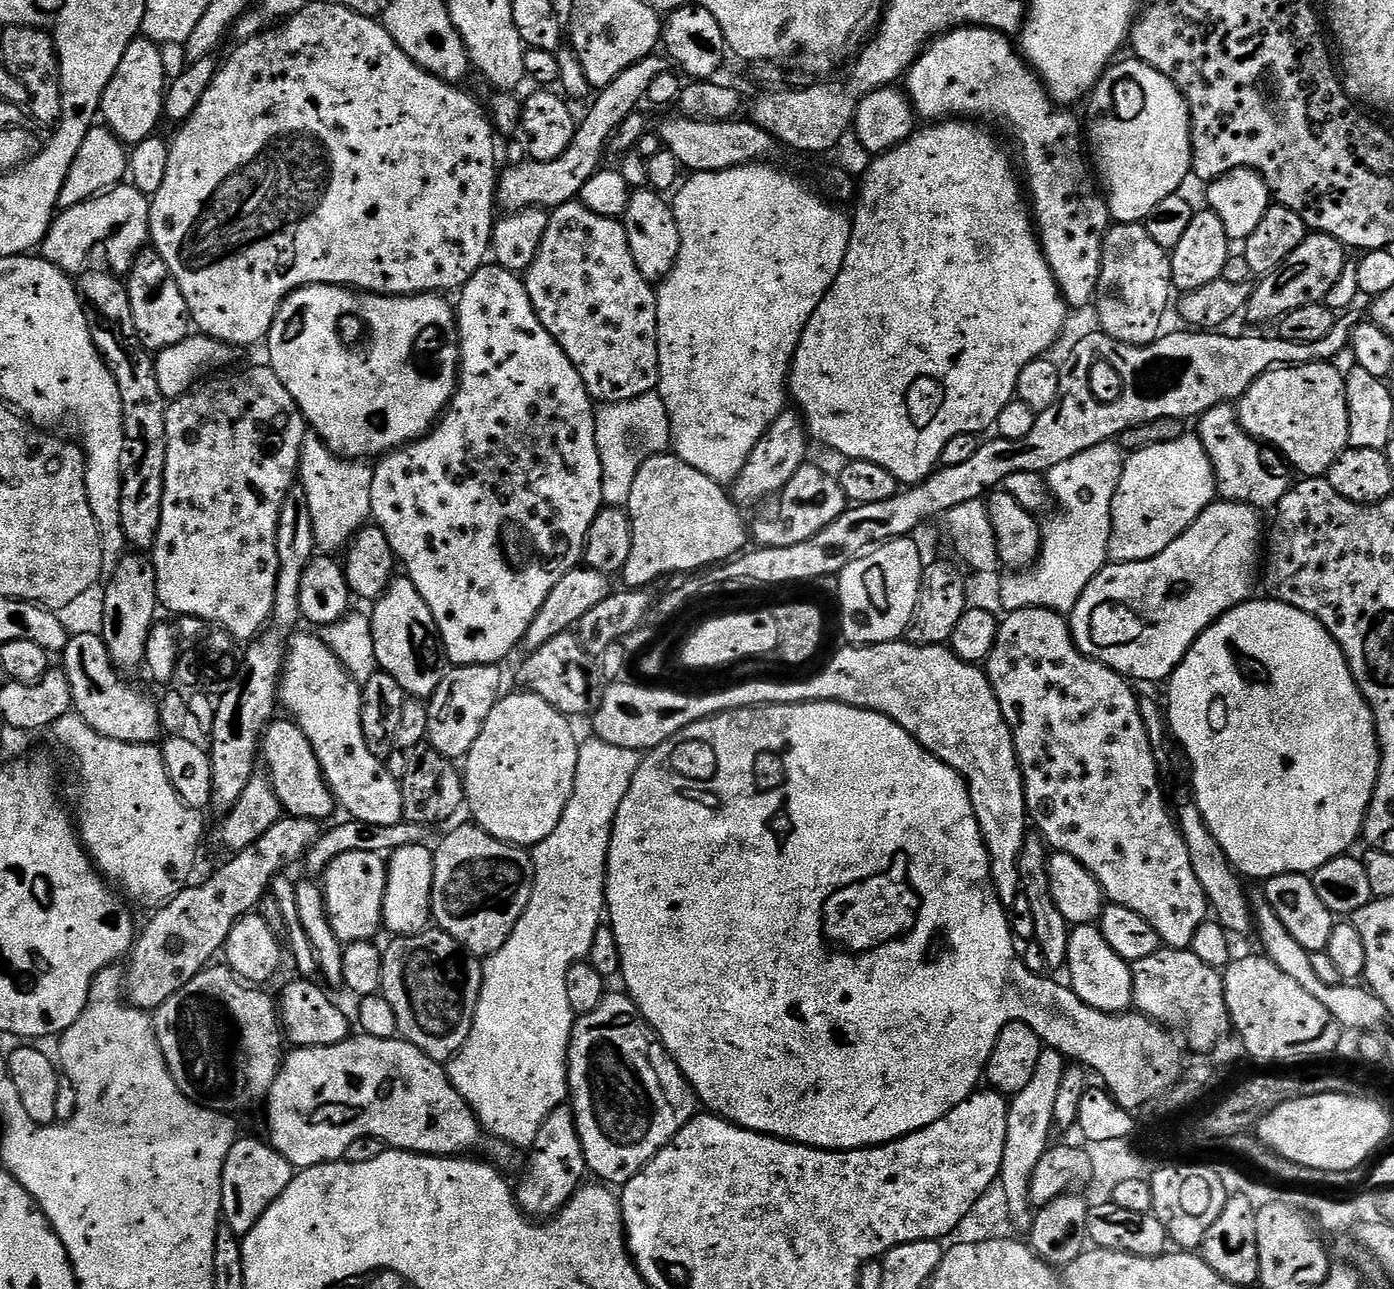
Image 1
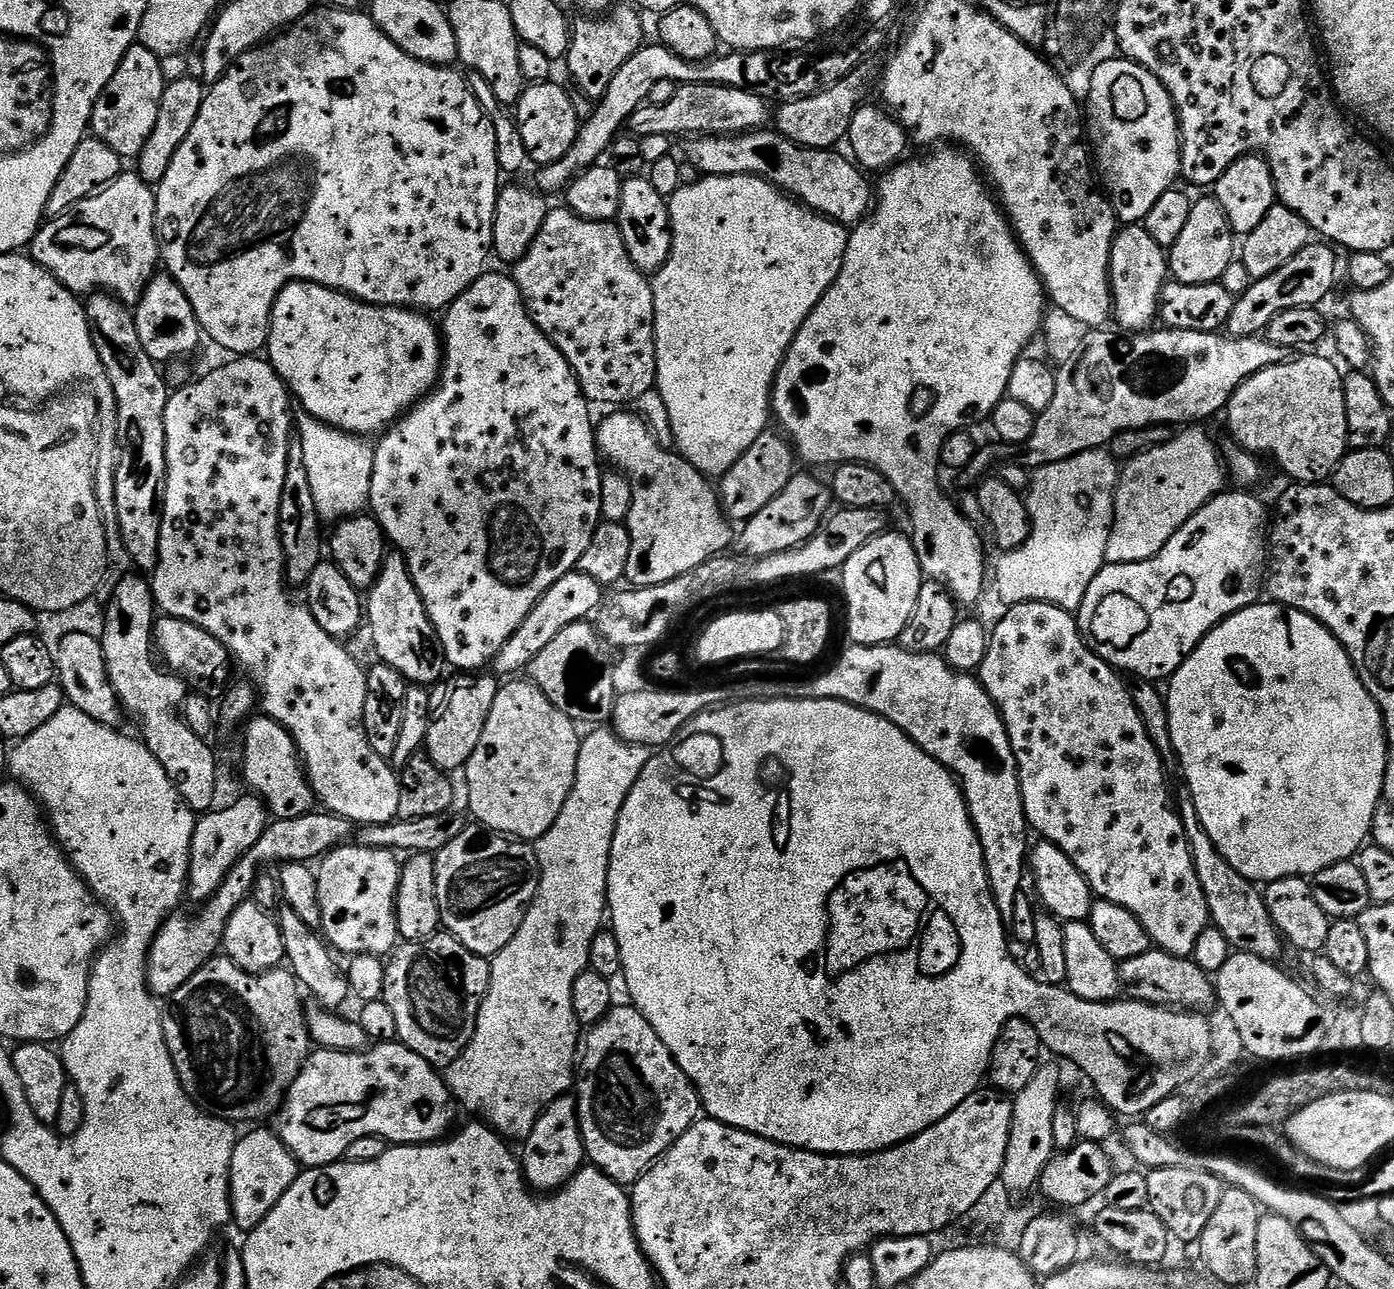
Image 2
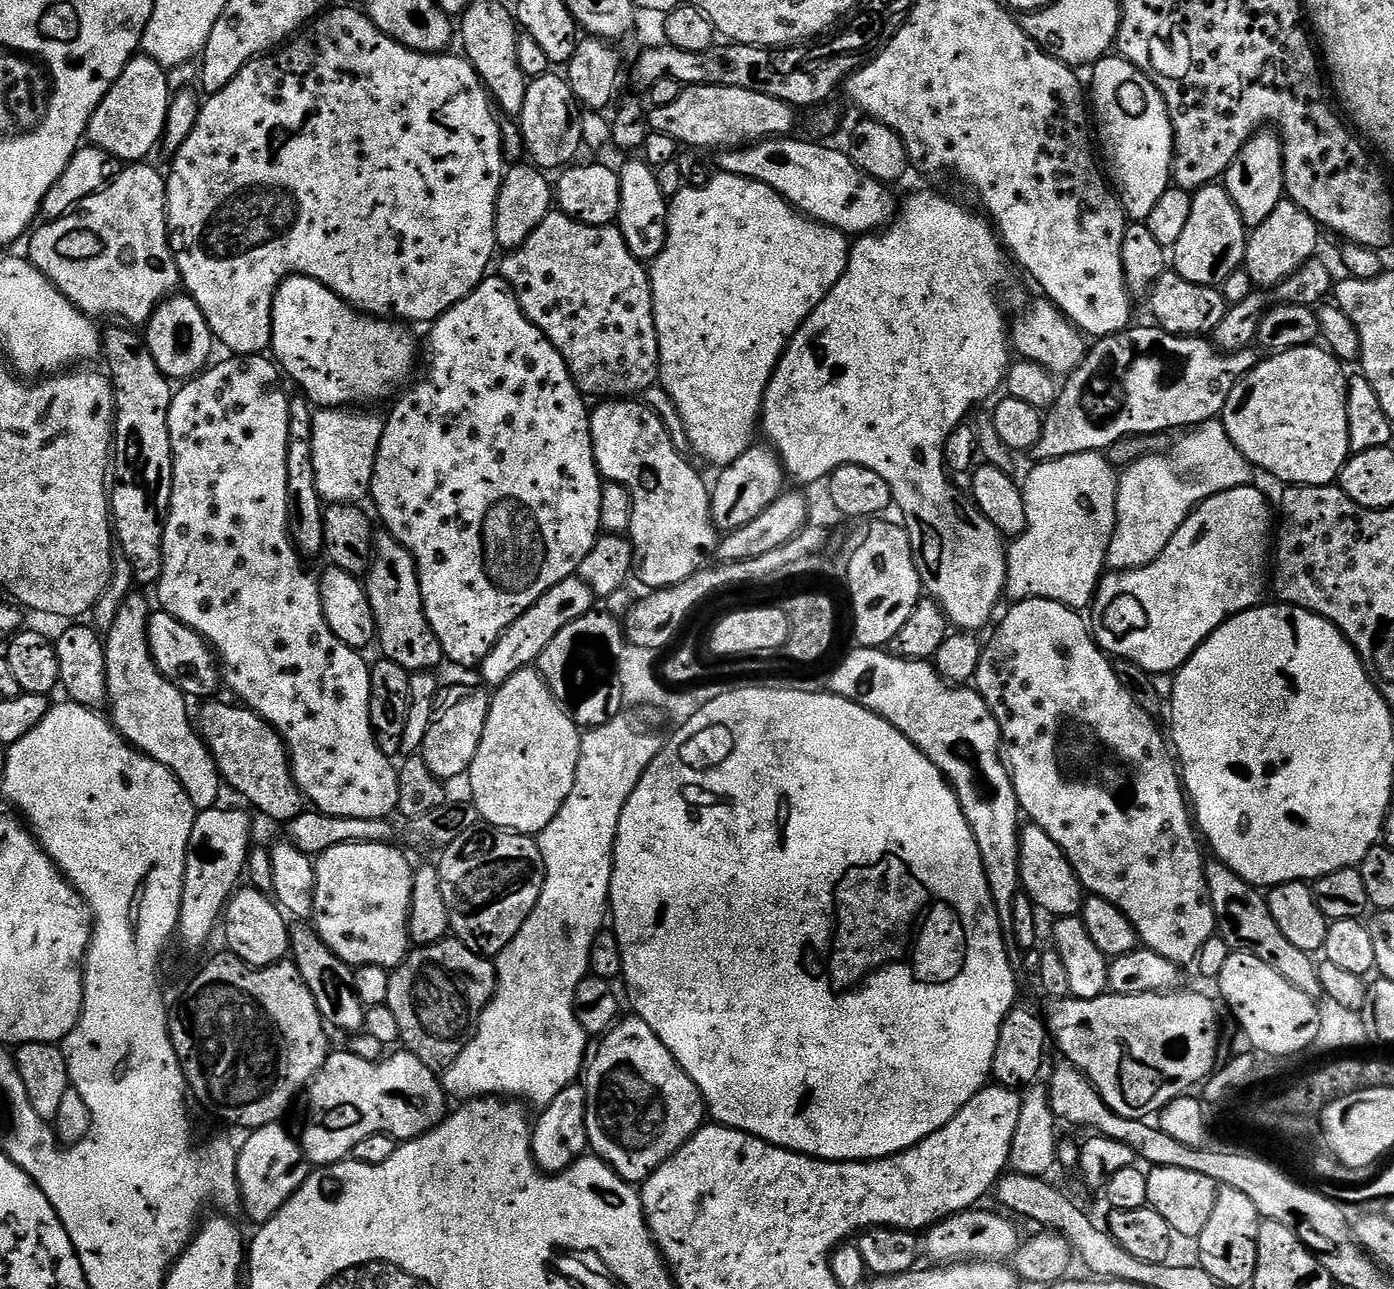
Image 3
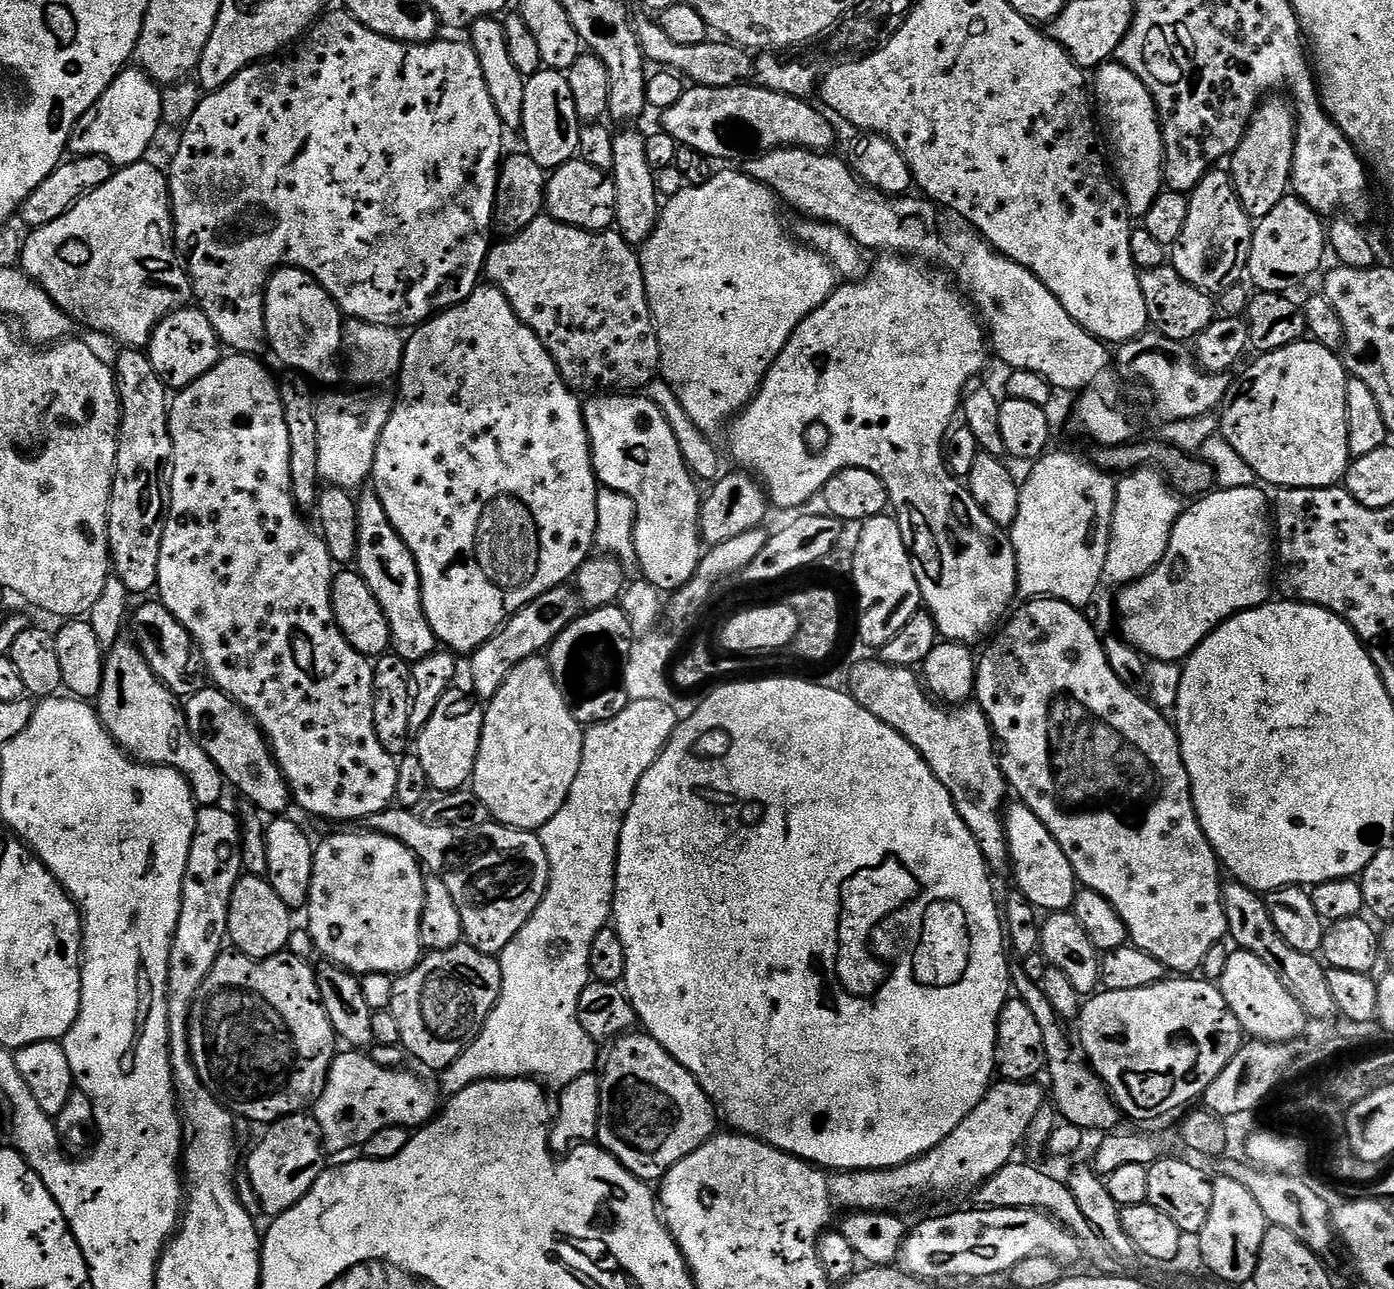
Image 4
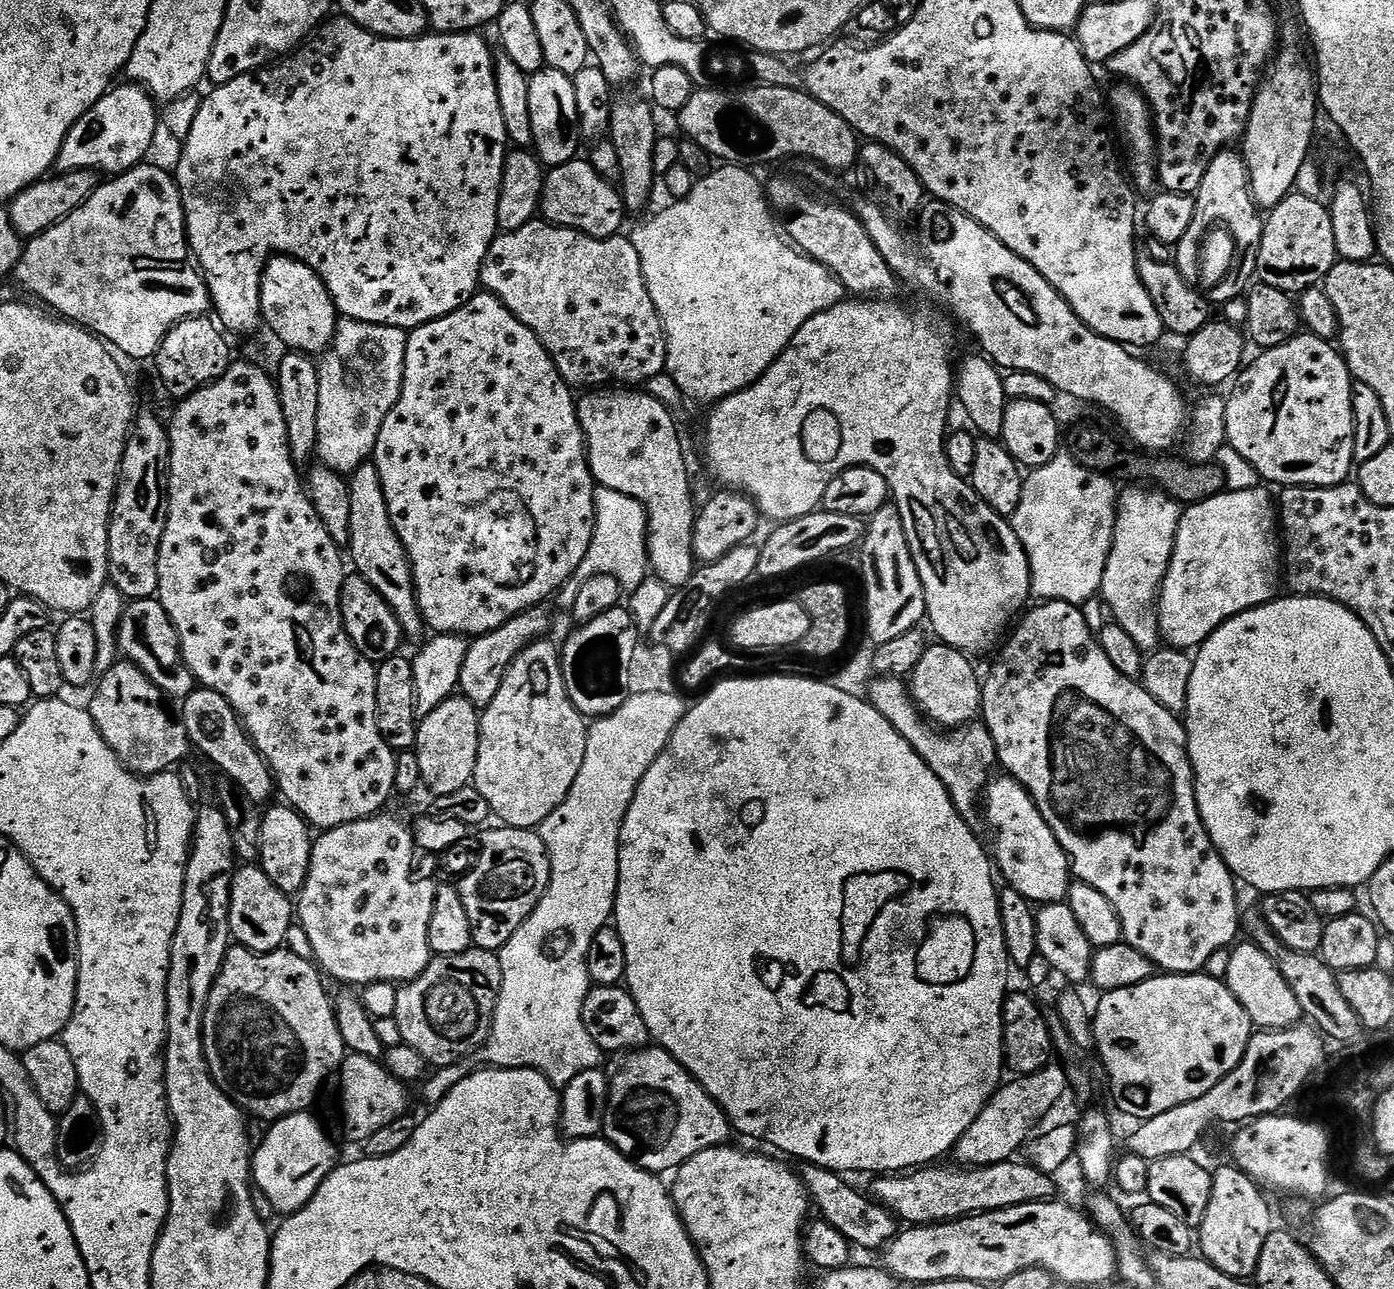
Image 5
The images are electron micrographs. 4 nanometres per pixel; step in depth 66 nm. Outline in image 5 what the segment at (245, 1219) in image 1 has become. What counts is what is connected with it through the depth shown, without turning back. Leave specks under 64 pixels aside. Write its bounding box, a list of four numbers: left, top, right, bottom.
[252,1111,337,1214]

